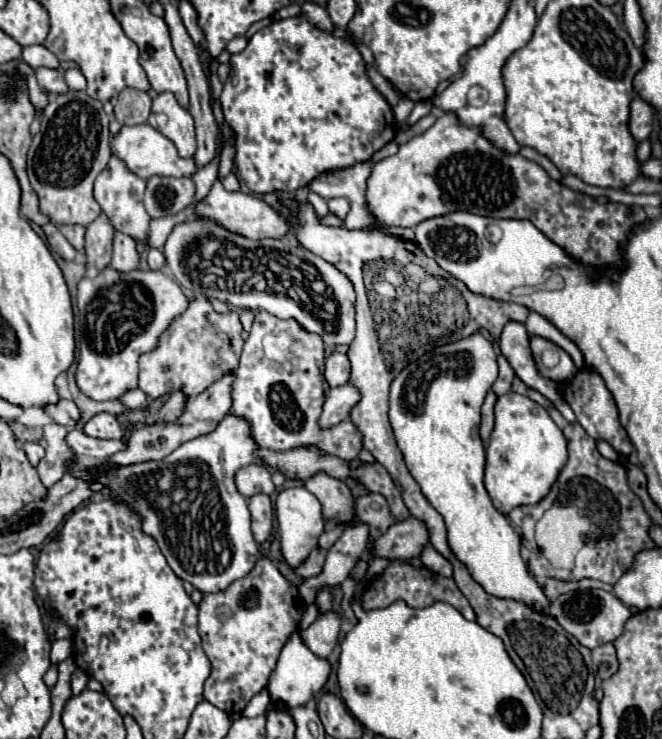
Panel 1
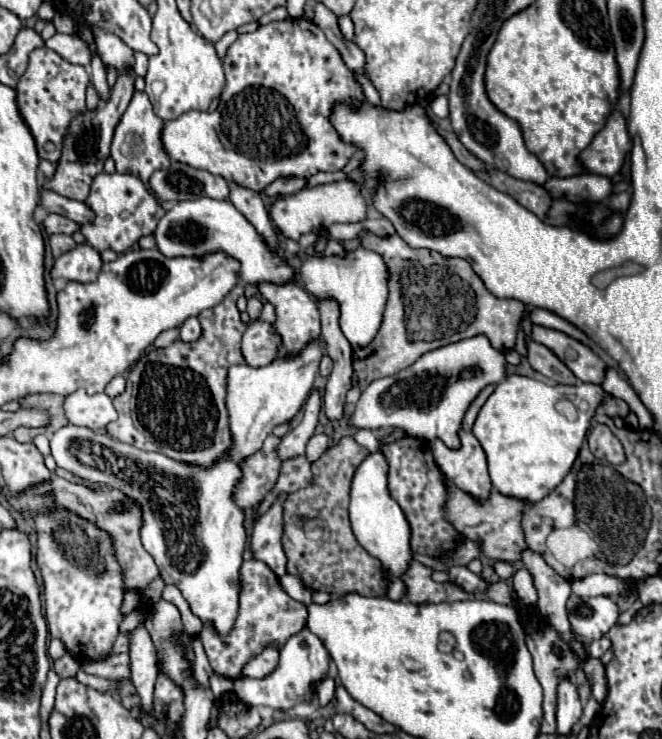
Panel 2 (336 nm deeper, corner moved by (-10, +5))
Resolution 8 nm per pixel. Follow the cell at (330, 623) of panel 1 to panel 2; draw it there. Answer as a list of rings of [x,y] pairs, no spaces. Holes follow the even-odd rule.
[[[304,628],[284,644],[284,648],[280,650],[278,668],[270,676],[260,680],[238,678],[234,682],[234,694],[248,706],[270,706],[288,710],[294,704],[314,700],[312,684],[322,680],[328,674],[328,668],[330,668],[330,654],[326,652],[326,646],[322,644],[322,640],[318,640],[318,636],[314,636],[314,632]]]

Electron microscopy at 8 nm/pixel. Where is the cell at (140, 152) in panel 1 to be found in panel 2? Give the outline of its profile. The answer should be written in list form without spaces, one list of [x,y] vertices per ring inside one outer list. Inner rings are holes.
[[[286,18],[282,22],[258,26],[252,34],[240,34],[226,52],[224,72],[226,88],[214,112],[186,112],[164,124],[160,140],[172,160],[264,192],[276,178],[310,178],[318,172],[342,170],[354,156],[354,144],[338,140],[338,132],[334,132],[330,124],[330,112],[334,112],[334,104],[342,100],[358,100],[358,104],[362,104],[366,96],[354,72],[346,68],[340,52],[326,40],[326,34],[314,22],[306,18]]]

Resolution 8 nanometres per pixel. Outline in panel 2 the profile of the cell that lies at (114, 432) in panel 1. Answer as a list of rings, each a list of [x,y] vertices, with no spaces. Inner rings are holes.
[[[82,390],[66,396],[64,402],[66,418],[74,426],[84,426],[90,430],[104,430],[110,422],[118,418],[118,412],[108,394],[86,394]]]

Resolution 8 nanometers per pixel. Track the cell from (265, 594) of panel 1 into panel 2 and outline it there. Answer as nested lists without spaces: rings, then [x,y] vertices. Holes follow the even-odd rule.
[[[254,558],[246,560],[240,568],[240,576],[242,576],[240,610],[232,630],[226,636],[222,636],[216,632],[212,624],[204,624],[202,632],[198,634],[204,644],[212,670],[218,676],[226,676],[230,680],[240,678],[242,668],[254,656],[258,656],[258,652],[262,652],[266,644],[274,644],[274,648],[282,648],[290,636],[298,634],[306,626],[306,616],[308,616],[306,606],[290,598],[282,590],[278,576],[274,576],[274,572],[270,572],[270,568],[266,568],[266,564],[262,564],[260,560],[254,560]]]

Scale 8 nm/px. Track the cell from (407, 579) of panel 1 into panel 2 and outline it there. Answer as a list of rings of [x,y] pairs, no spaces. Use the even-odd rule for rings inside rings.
[[[416,560],[408,564],[408,570],[400,576],[400,580],[406,586],[406,600],[412,604],[454,602],[454,600],[474,600],[476,598],[472,592],[466,592],[452,582],[448,582],[448,586],[434,582],[432,568]]]

